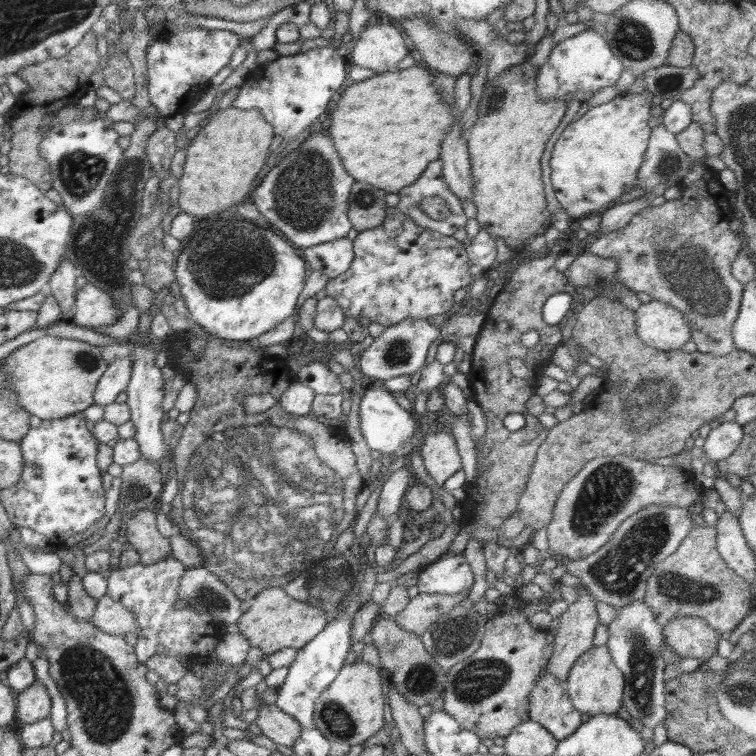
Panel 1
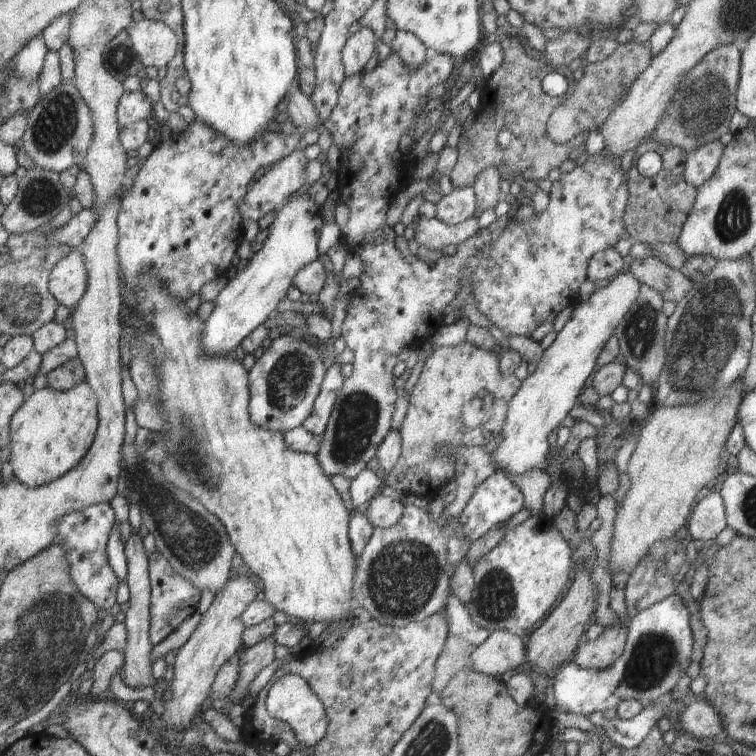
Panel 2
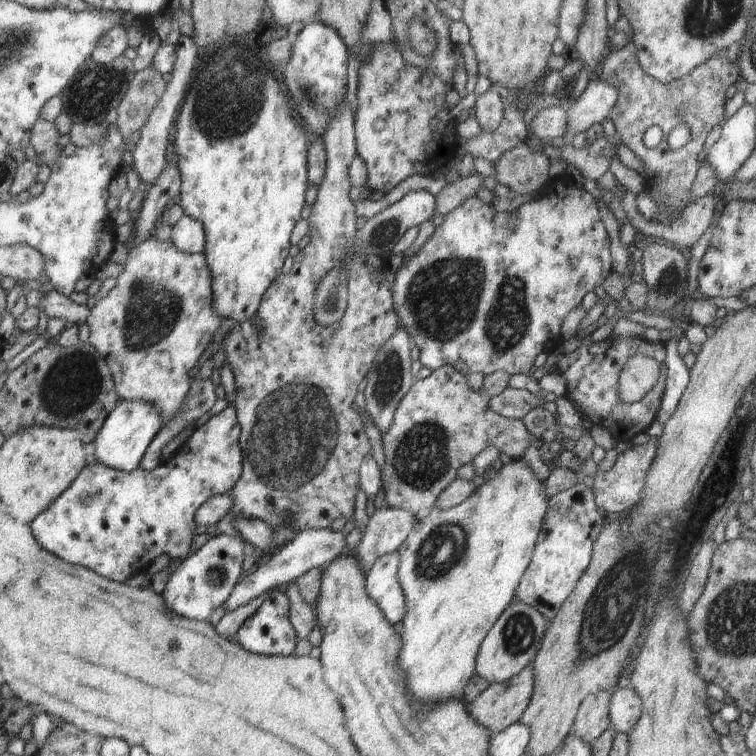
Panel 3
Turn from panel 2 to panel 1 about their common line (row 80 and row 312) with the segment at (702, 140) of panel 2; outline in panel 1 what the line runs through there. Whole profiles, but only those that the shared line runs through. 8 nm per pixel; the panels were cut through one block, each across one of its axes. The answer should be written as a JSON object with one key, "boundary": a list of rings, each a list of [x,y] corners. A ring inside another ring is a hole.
{"boundary":[[[692,165],[689,169],[688,174],[680,182],[680,198],[676,200],[666,201],[662,206],[649,206],[646,210],[638,212],[634,217],[630,219],[630,222],[624,227],[619,228],[614,232],[608,232],[606,234],[600,235],[595,240],[588,242],[587,249],[595,255],[601,256],[602,258],[613,258],[617,260],[617,277],[619,281],[630,290],[634,292],[645,292],[649,294],[653,300],[660,300],[667,303],[670,306],[678,309],[683,313],[686,322],[691,328],[691,340],[696,343],[697,351],[701,353],[712,353],[715,355],[725,355],[730,354],[735,349],[735,344],[733,341],[732,327],[736,317],[739,313],[741,296],[743,291],[743,284],[731,273],[731,264],[735,261],[735,258],[742,252],[740,246],[740,240],[738,239],[737,232],[731,232],[728,223],[734,218],[733,210],[729,204],[729,197],[731,191],[728,191],[726,187],[723,187],[719,182],[719,175],[711,170],[706,165]],[[667,228],[670,230],[673,237],[668,239],[665,243],[655,243],[655,238],[657,234]]]}

